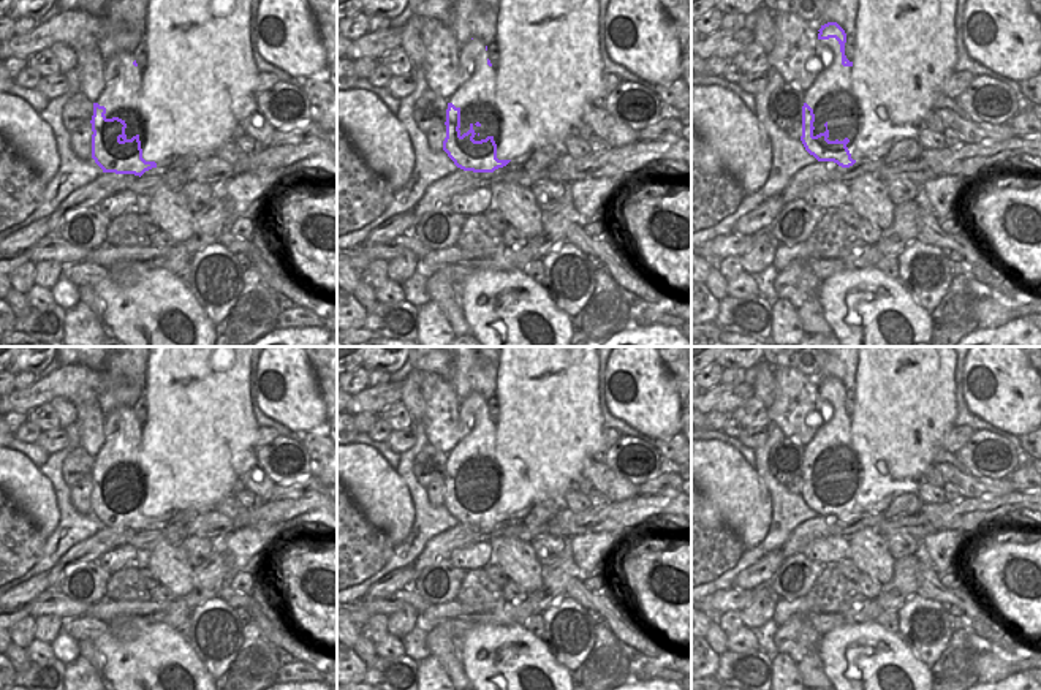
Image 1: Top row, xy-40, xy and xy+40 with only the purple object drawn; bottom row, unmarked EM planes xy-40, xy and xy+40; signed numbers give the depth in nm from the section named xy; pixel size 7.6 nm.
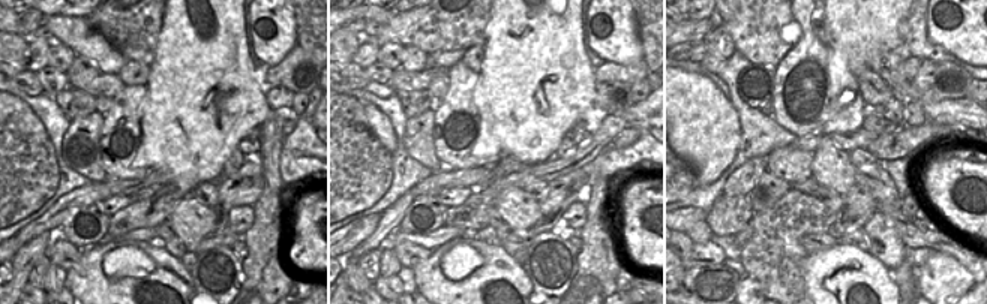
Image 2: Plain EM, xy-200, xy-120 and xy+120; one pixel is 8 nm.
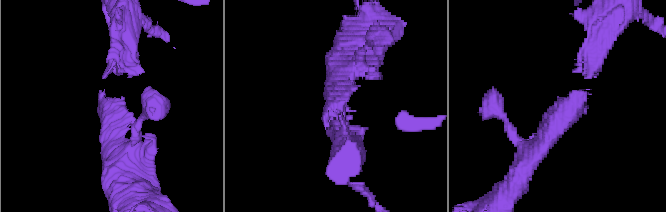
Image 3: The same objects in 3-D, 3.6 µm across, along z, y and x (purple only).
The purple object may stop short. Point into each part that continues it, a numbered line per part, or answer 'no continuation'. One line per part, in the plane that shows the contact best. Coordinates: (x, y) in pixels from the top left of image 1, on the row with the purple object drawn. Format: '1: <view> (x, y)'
no continuation

